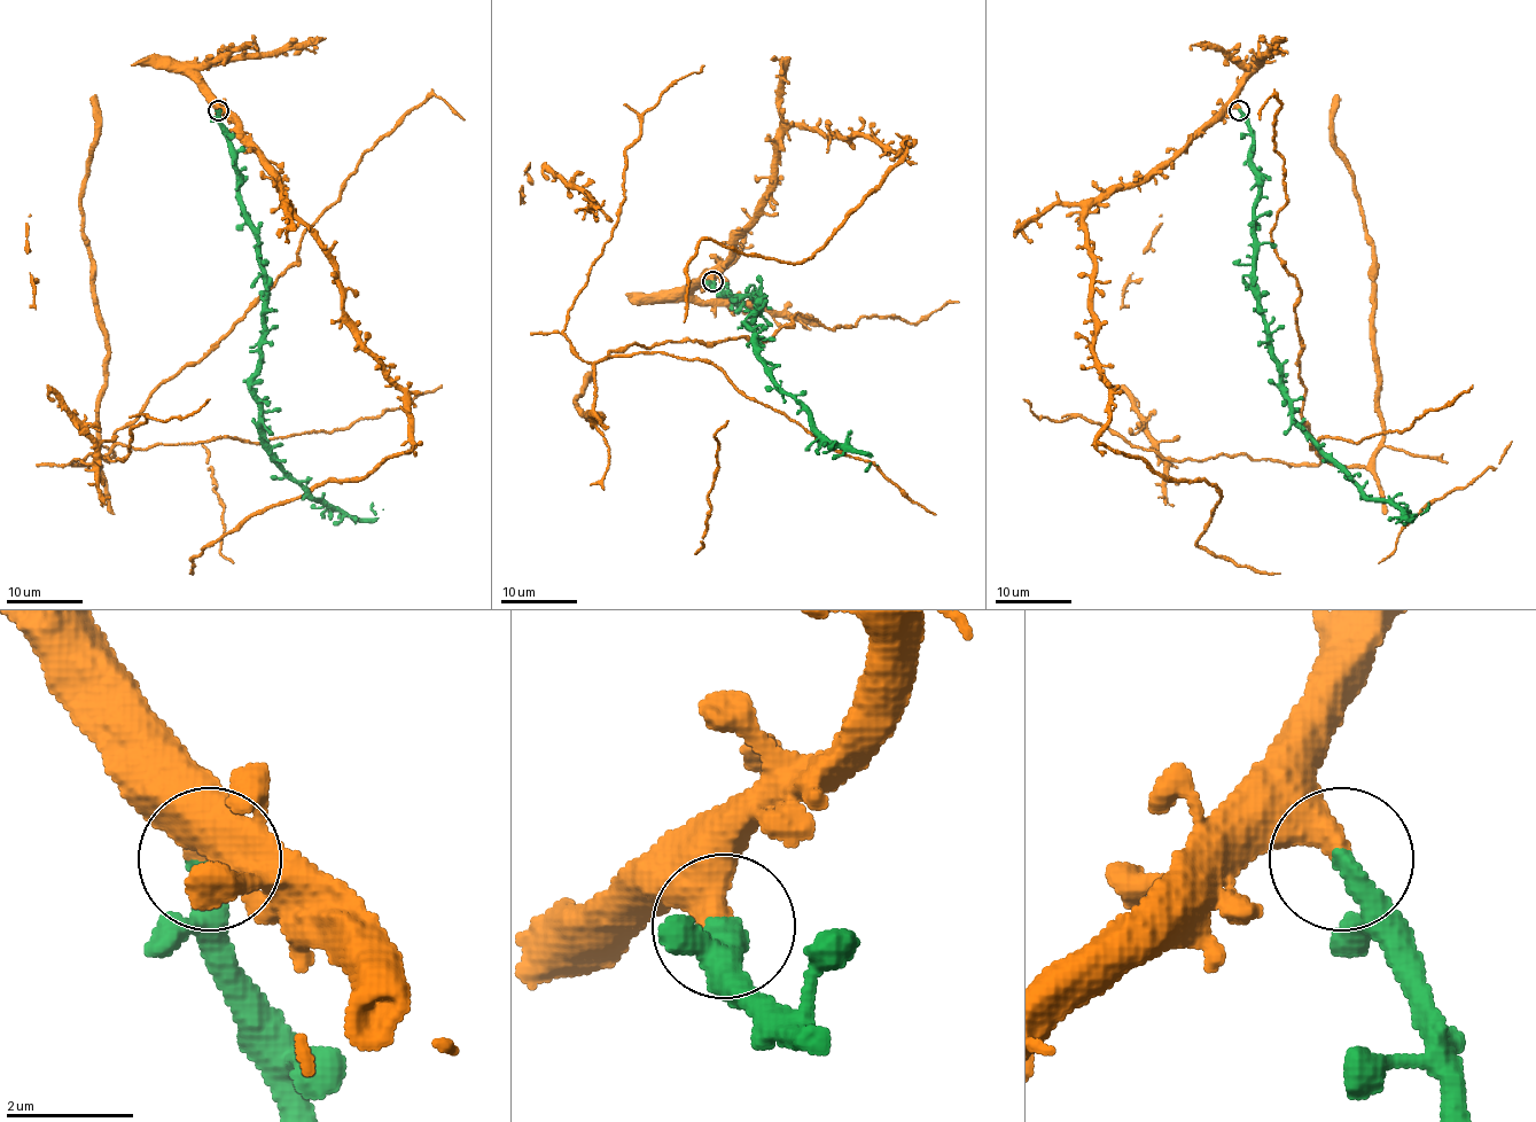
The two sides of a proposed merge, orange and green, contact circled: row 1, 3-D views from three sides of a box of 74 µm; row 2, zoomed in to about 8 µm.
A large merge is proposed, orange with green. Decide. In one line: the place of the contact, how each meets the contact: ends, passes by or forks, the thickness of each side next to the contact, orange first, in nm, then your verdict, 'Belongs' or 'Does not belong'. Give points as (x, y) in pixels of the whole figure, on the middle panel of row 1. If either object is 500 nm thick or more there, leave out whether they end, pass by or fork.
Place: (712, 281). Thickness 500 nm (orange) against 440 nm. Does not belong

